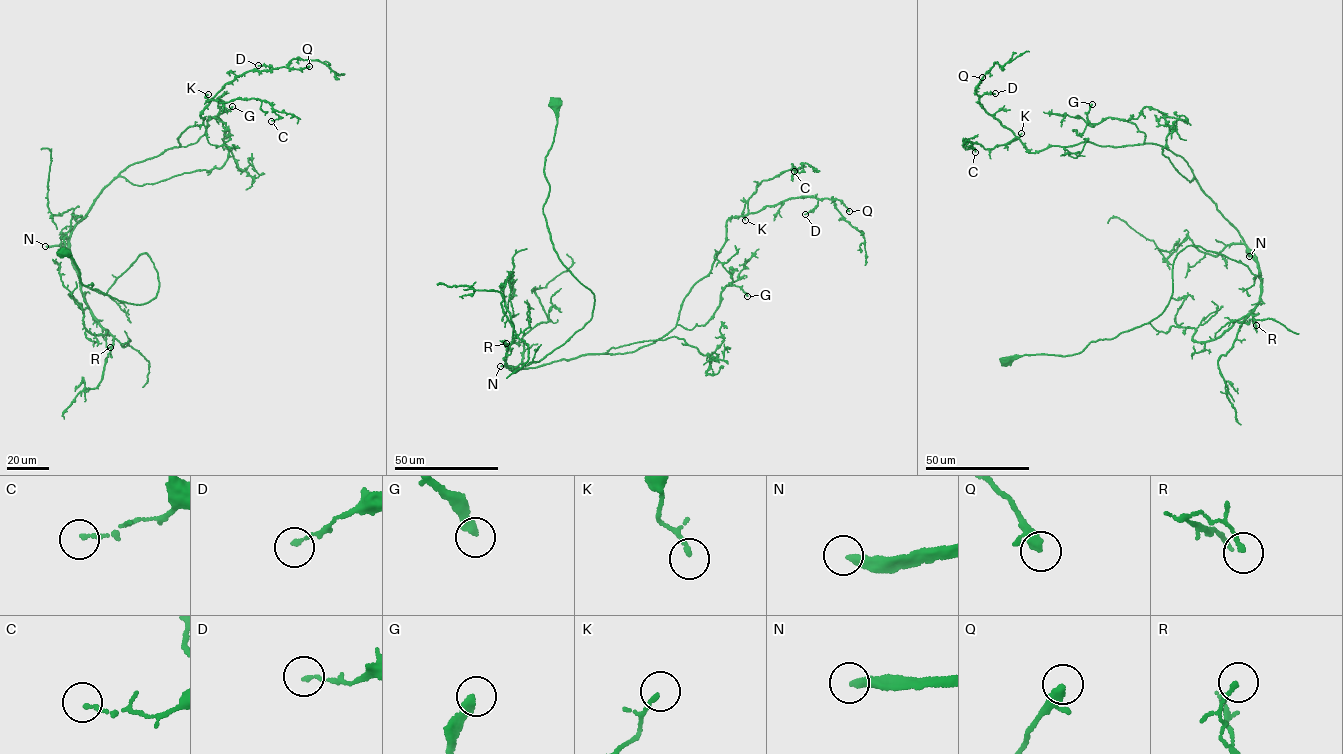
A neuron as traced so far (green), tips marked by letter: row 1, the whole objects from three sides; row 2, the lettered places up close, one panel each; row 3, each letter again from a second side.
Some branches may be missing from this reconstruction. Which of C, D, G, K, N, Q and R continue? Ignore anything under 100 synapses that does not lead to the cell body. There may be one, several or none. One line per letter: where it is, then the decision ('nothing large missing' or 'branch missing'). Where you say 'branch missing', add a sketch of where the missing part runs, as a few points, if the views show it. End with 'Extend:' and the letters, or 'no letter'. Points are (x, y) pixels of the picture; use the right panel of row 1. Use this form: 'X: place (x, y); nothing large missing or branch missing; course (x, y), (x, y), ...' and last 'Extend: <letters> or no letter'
C: place (975, 152); nothing large missing
D: place (995, 93); nothing large missing
G: place (1092, 104); nothing large missing
K: place (1021, 133); nothing large missing
N: place (1249, 256); branch missing; course (1249, 256), (1290, 274), (1233, 353), (1261, 376), (1298, 370), (1314, 387), (1323, 384), (1318, 370)
Q: place (982, 77); nothing large missing
R: place (1256, 325); nothing large missing
Extend: N

